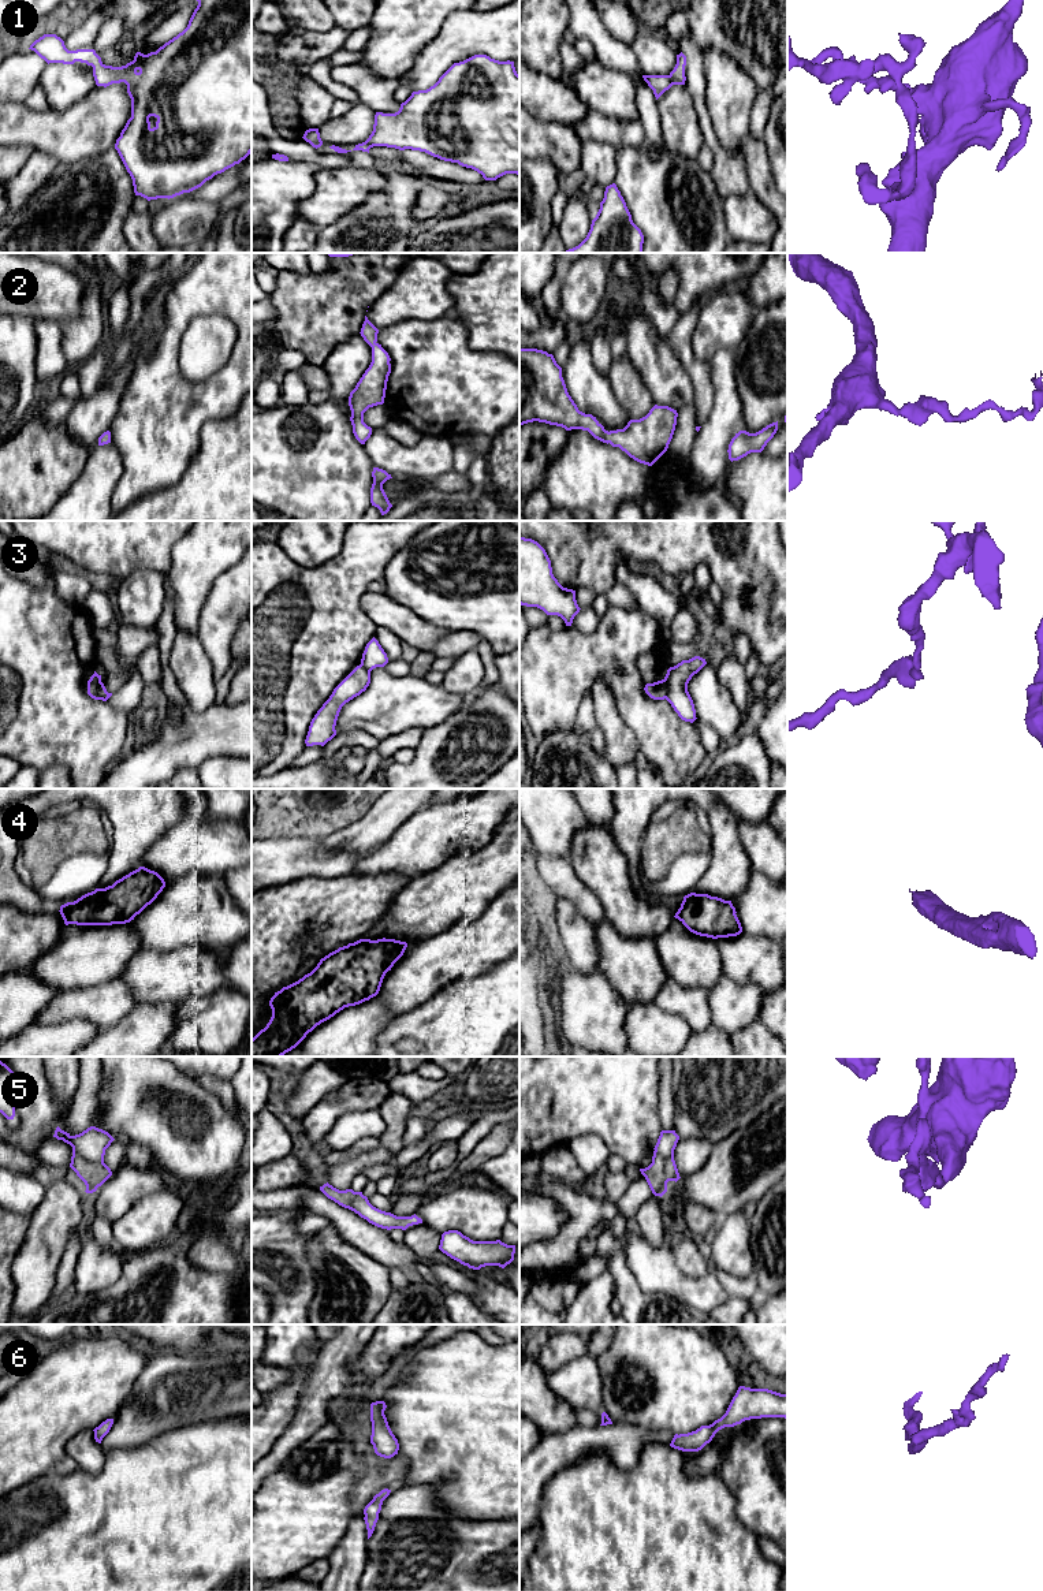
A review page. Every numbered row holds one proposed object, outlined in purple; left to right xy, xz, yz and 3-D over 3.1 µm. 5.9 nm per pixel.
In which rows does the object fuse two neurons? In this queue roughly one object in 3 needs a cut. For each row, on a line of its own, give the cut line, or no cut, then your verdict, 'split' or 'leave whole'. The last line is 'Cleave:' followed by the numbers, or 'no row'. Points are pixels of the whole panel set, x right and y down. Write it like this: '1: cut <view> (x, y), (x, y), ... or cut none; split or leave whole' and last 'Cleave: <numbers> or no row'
1: cut none; leave whole
2: cut none; leave whole
3: cut yz (662, 680), (666, 688), (666, 697); split
4: cut none; leave whole
5: cut none; leave whole
6: cut none; leave whole
Cleave: 3

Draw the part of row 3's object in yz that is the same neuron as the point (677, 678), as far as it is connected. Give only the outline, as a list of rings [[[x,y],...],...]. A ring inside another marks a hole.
[[[700,656],[682,660],[677,666],[670,667],[663,679],[666,688],[666,700],[685,722],[693,723],[697,719],[693,700],[688,692],[688,683],[692,677],[697,674],[705,664],[705,659]]]

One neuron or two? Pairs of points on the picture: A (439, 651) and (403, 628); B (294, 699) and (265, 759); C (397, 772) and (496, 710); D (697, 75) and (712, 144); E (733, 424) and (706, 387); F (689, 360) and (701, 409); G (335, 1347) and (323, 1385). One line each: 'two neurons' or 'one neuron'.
A: two neurons
B: one neuron
C: one neuron
D: one neuron
E: two neurons
F: one neuron
G: one neuron

